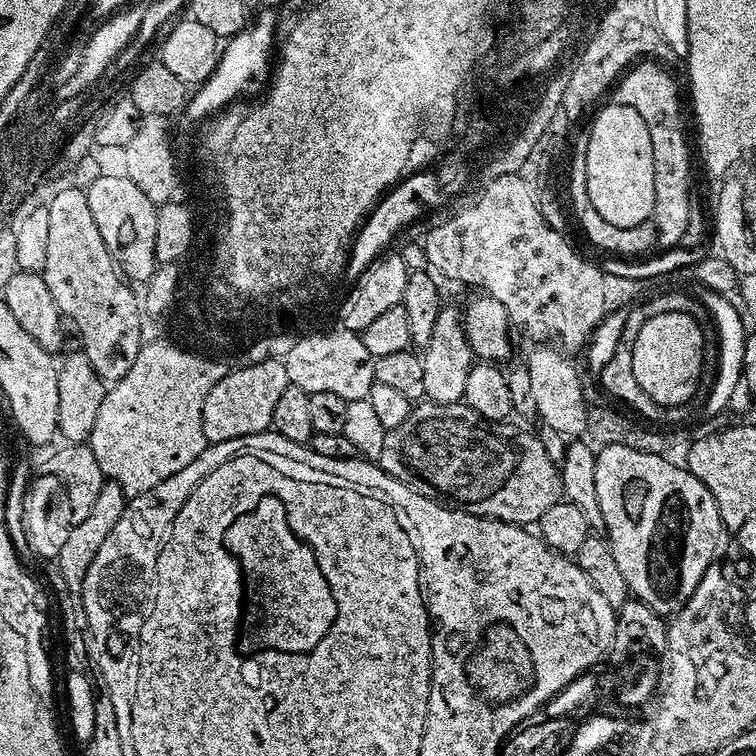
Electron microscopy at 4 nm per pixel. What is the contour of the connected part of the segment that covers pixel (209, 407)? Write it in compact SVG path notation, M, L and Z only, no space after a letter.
M268 359L258 362L257 365L233 367L217 385L213 386L202 405L202 431L207 443L230 442L230 438L246 438L250 434L269 431L272 428L274 408L288 386L288 375L283 359Z

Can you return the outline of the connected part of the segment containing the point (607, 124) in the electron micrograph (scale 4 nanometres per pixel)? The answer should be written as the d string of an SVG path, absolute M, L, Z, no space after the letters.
M608 102L608 105L597 114L592 120L592 126L587 129L589 134L589 145L586 149L586 172L583 176L582 187L589 192L590 202L593 203L594 209L598 210L602 218L611 225L620 227L637 226L639 223L646 222L652 215L652 207L654 206L654 150L650 146L650 133L647 130L646 123L638 112L630 106L618 105Z

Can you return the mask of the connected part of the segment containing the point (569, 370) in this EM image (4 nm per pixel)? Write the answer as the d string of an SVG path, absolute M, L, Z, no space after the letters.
M536 346L526 356L530 372L530 389L534 392L537 402L537 414L546 426L552 426L565 438L580 438L588 430L589 401L584 401L584 388L580 385L580 376L576 368L567 360L559 347Z

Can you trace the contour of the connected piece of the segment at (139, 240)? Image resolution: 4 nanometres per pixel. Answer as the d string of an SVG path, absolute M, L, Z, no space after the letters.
M100 174L86 191L90 214L94 214L94 223L98 225L98 234L102 234L102 242L106 242L106 250L115 260L123 279L133 285L147 285L158 267L155 258L155 238L158 234L157 205L152 204L146 194L125 174Z

